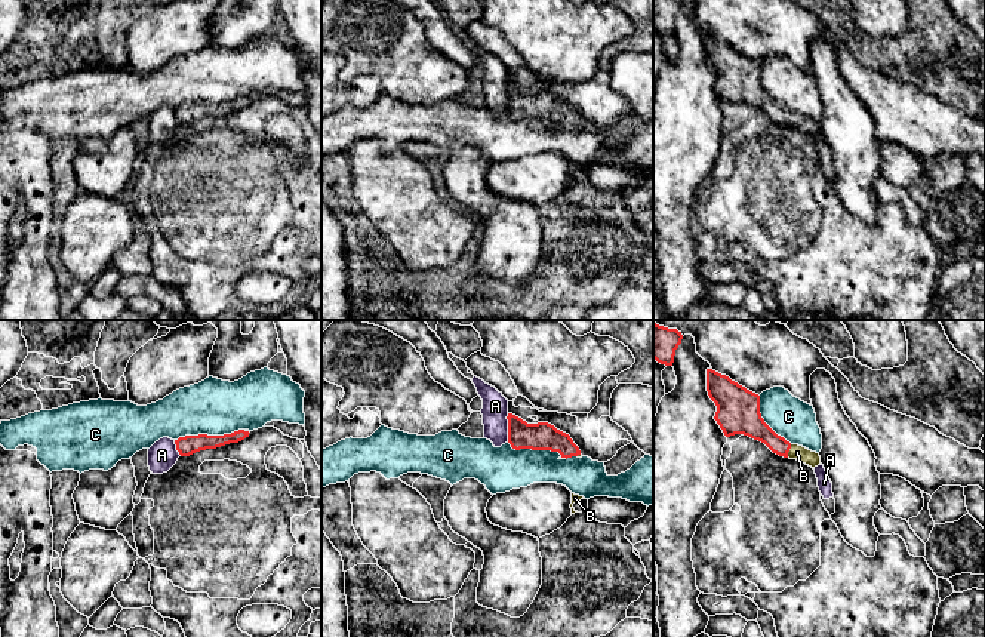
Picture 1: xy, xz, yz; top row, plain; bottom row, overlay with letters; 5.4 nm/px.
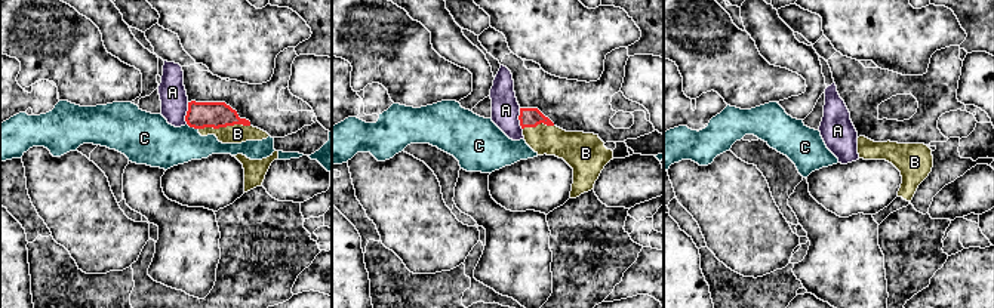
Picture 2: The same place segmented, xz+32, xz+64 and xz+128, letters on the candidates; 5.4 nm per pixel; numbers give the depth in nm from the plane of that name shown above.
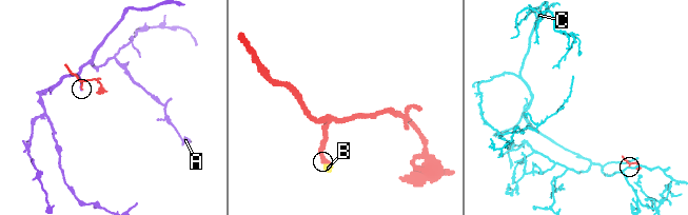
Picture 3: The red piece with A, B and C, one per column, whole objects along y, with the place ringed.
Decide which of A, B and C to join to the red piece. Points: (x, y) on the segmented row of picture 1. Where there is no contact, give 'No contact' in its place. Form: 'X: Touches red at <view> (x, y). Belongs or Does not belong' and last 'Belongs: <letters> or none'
A: Touches red at xz (508, 427). Does not belong
B: Touches red at yz (788, 451). Belongs
C: Touches red at xy (209, 436). Does not belong
Belongs: B

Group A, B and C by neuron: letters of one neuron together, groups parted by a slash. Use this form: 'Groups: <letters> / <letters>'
Groups: A / B / C

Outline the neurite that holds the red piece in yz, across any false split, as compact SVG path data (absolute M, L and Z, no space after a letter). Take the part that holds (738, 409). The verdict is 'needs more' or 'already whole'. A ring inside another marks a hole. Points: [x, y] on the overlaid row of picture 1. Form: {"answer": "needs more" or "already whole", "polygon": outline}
{"answer": "needs more", "polygon": "M707 369L707 391L717 406L714 419L726 437L744 434L764 443L779 456L797 459L812 468L821 465L819 453L791 444L764 422L758 394L712 369Z"}

